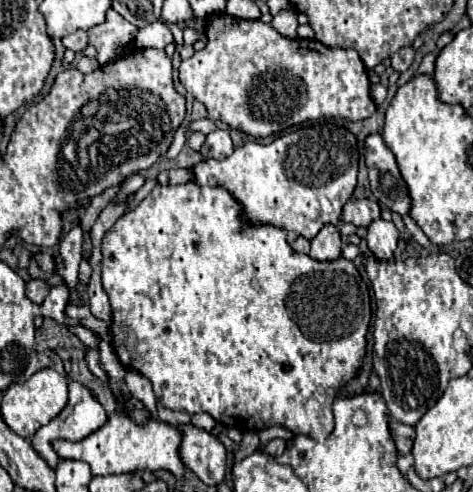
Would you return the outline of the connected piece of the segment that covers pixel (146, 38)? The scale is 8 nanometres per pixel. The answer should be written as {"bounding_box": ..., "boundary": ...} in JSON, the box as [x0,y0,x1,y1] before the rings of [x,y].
{"bounding_box":[134,21,174,49],"boundary":[[[154,21],[150,23],[148,27],[140,29],[136,39],[134,39],[134,45],[136,47],[142,47],[142,49],[148,49],[148,47],[156,47],[156,49],[164,49],[166,45],[170,45],[174,39],[172,39],[172,33],[170,29],[162,23],[162,21]]]}

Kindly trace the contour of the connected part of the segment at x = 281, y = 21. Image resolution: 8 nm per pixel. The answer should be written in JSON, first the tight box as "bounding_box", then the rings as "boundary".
{"bounding_box":[270,9,298,39],"boundary":[[[292,9],[280,11],[280,13],[272,19],[270,25],[272,25],[280,35],[284,35],[284,37],[288,37],[288,39],[296,39],[296,37],[298,37],[298,35],[296,35],[298,19],[296,19],[296,11],[292,11]]]}

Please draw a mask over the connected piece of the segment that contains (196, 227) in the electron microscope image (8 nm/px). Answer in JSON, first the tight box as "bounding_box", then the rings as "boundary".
{"bounding_box":[102,183,372,439],"boundary":[[[196,183],[184,185],[158,185],[152,193],[122,215],[110,231],[104,233],[102,239],[102,285],[110,299],[112,321],[112,349],[126,371],[134,371],[150,379],[156,399],[172,411],[208,413],[218,423],[226,427],[234,427],[238,431],[262,431],[272,425],[284,425],[294,435],[302,433],[312,439],[324,439],[334,429],[332,401],[340,385],[352,379],[358,371],[364,347],[366,347],[366,331],[372,315],[368,285],[352,265],[352,261],[336,259],[336,261],[314,261],[308,255],[300,255],[292,251],[292,247],[284,239],[284,229],[274,225],[254,225],[246,221],[244,207],[222,187],[200,187]]]}

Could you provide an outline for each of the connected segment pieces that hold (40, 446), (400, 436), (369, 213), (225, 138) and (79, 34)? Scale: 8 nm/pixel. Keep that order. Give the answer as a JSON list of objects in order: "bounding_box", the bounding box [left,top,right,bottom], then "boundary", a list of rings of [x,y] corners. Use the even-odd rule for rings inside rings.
[{"bounding_box":[32,377,108,467],"boundary":[[[68,377],[68,391],[70,391],[70,399],[68,399],[68,405],[62,409],[62,413],[52,419],[48,425],[44,425],[42,429],[36,431],[34,439],[32,439],[32,445],[34,449],[42,455],[42,459],[50,465],[50,467],[56,467],[60,461],[58,461],[58,455],[56,453],[46,453],[46,443],[54,441],[54,439],[70,439],[70,441],[80,441],[82,437],[88,437],[90,433],[94,433],[96,429],[100,429],[106,419],[108,419],[108,413],[104,411],[104,407],[98,403],[98,399],[94,397],[94,393],[84,387],[82,383],[78,383],[76,379]]]},{"bounding_box":[390,419,416,455],"boundary":[[[392,419],[392,421],[390,421],[390,431],[392,431],[394,443],[396,443],[396,447],[398,447],[398,453],[400,453],[400,455],[408,455],[408,453],[412,451],[412,443],[414,443],[414,433],[416,433],[416,429]]]},{"bounding_box":[342,201,380,225],"boundary":[[[348,201],[342,211],[344,223],[356,223],[356,225],[368,225],[370,221],[380,219],[380,207],[376,201]]]},{"bounding_box":[200,129,234,159],"boundary":[[[216,129],[206,135],[206,143],[202,145],[200,153],[204,159],[226,159],[234,151],[230,129]]]},{"bounding_box":[62,31,88,53],"boundary":[[[76,31],[76,33],[68,35],[68,37],[64,37],[62,43],[64,43],[66,49],[72,49],[72,51],[78,53],[78,51],[86,49],[86,45],[88,45],[88,33],[86,31]]]}]

